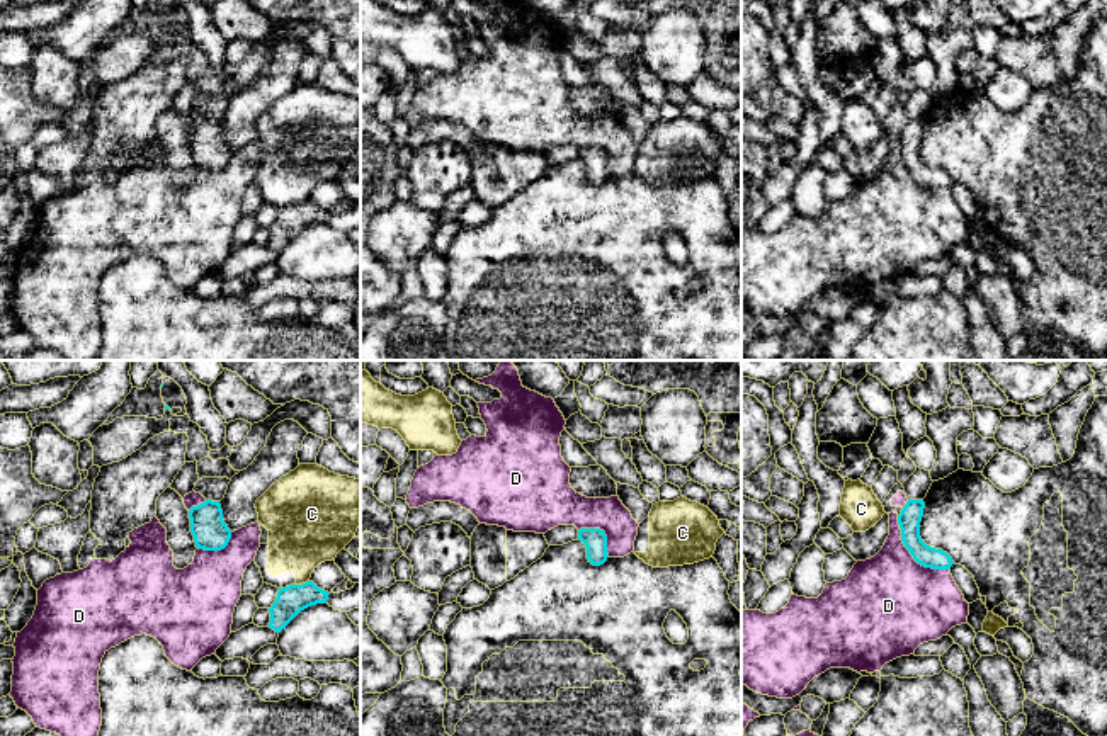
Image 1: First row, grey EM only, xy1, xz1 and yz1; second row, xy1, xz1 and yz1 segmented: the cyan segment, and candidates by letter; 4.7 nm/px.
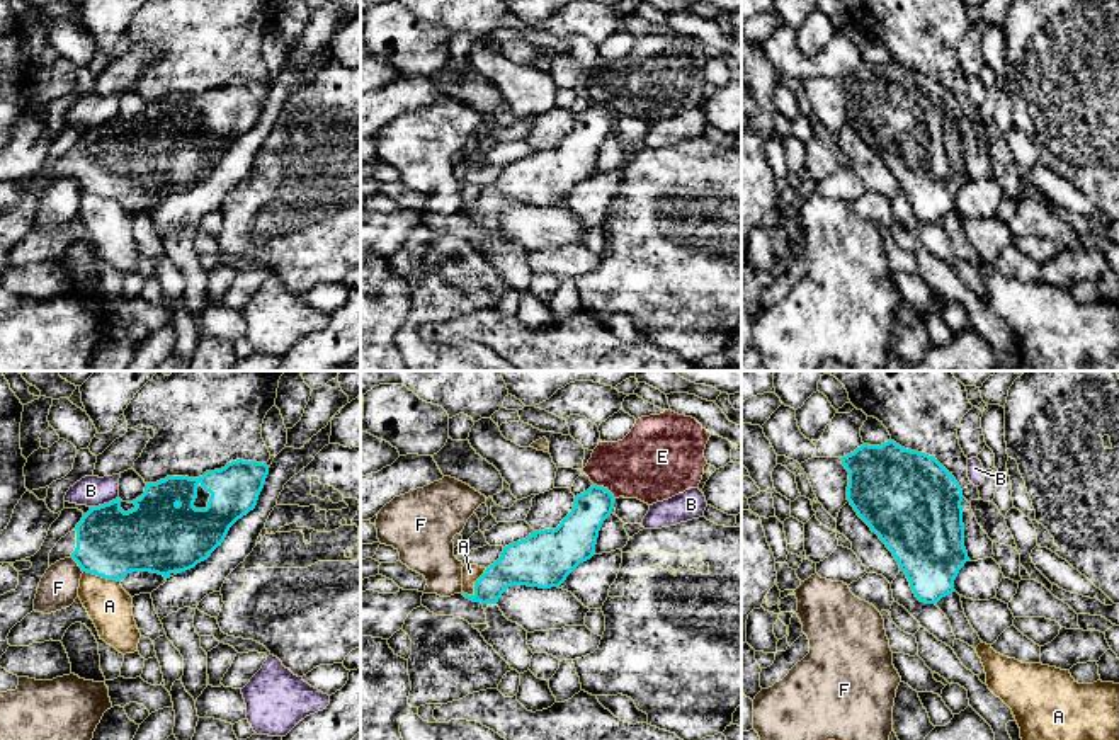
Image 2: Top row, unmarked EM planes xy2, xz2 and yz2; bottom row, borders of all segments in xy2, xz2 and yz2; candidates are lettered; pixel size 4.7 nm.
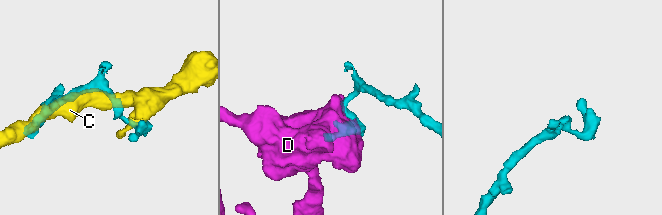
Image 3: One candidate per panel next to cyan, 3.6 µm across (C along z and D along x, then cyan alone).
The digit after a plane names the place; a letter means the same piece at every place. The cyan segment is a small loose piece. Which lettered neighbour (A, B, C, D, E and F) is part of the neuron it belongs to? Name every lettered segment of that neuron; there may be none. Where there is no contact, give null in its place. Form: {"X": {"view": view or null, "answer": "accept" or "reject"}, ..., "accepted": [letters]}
{"A": {"view": "xz2", "answer": "reject"}, "B": {"view": "xy2", "answer": "reject"}, "C": {"view": "xy1", "answer": "reject"}, "D": {"view": "yz1", "answer": "reject"}, "E": {"view": "xz2", "answer": "reject"}, "F": {"view": "xy2", "answer": "reject"}, "accepted": []}

